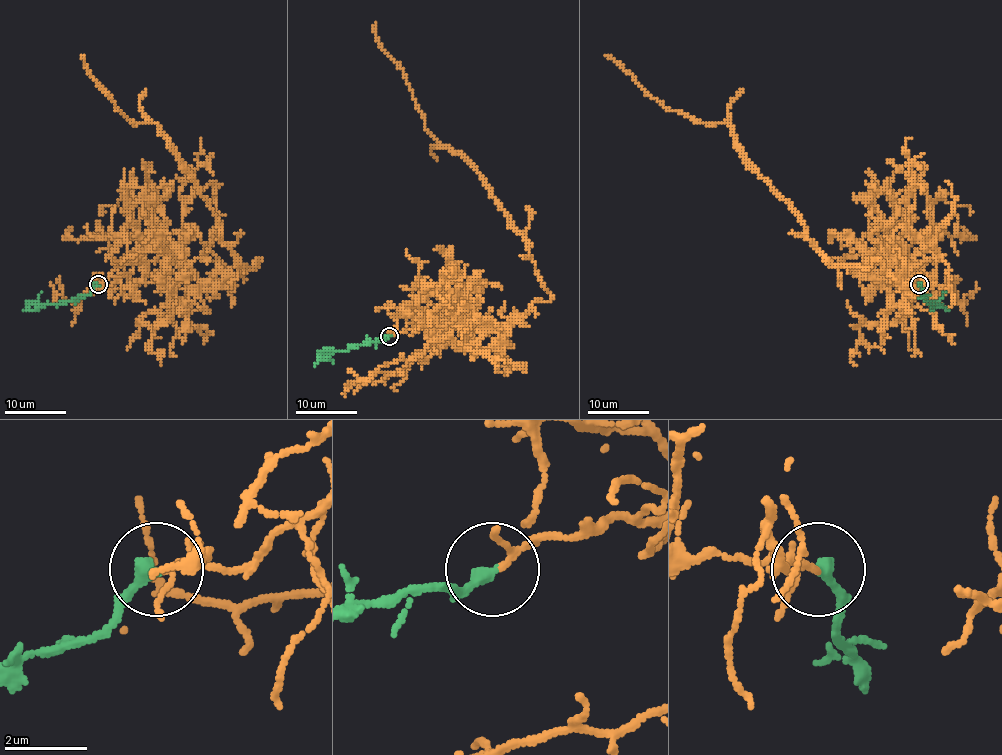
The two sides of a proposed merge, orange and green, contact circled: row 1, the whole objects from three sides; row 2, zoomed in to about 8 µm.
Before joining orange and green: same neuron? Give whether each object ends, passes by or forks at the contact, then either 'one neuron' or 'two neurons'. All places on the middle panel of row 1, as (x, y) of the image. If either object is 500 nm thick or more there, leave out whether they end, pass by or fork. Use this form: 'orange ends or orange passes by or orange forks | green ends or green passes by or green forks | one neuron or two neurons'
orange forks | green ends | one neuron

